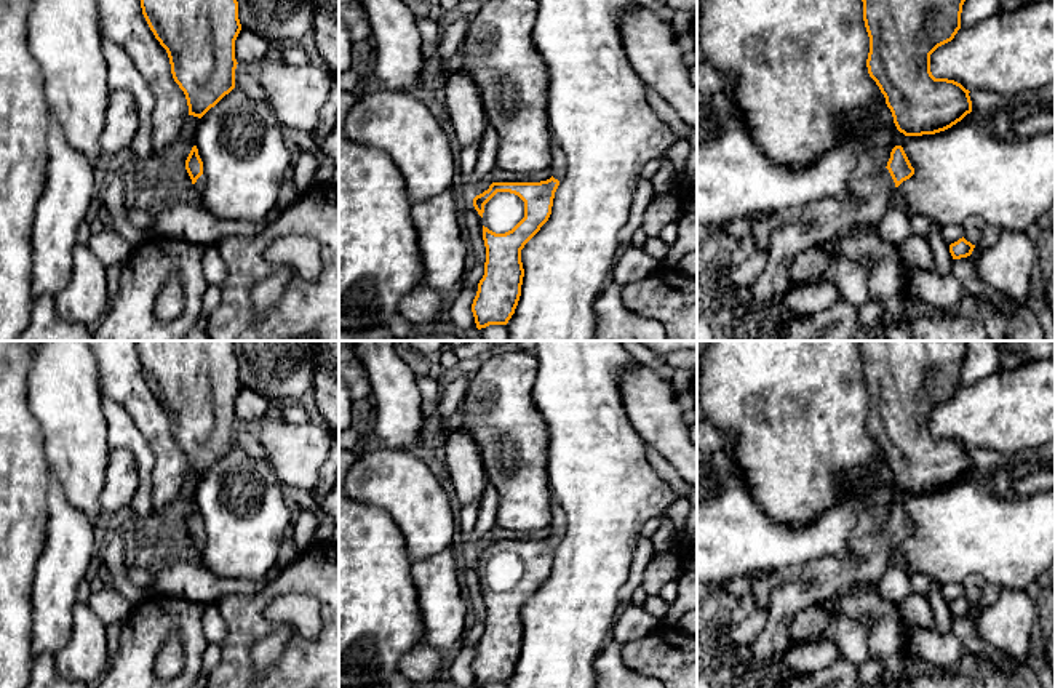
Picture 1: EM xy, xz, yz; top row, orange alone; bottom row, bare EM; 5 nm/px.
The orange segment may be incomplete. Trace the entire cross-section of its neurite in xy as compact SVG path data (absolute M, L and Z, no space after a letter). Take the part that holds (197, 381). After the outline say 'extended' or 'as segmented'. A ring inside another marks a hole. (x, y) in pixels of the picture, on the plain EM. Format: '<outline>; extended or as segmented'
M136 341L142 373L166 408L189 474L201 477L235 446L235 398L241 389L233 341Z; as segmented

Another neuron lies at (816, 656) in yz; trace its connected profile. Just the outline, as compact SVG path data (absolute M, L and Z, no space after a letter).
M814 642L783 654L783 669L791 674L812 674L831 667L839 651L831 642Z

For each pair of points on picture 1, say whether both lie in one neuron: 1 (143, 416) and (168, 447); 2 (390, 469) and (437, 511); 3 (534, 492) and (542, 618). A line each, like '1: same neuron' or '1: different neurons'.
1: same neuron
2: same neuron
3: different neurons

